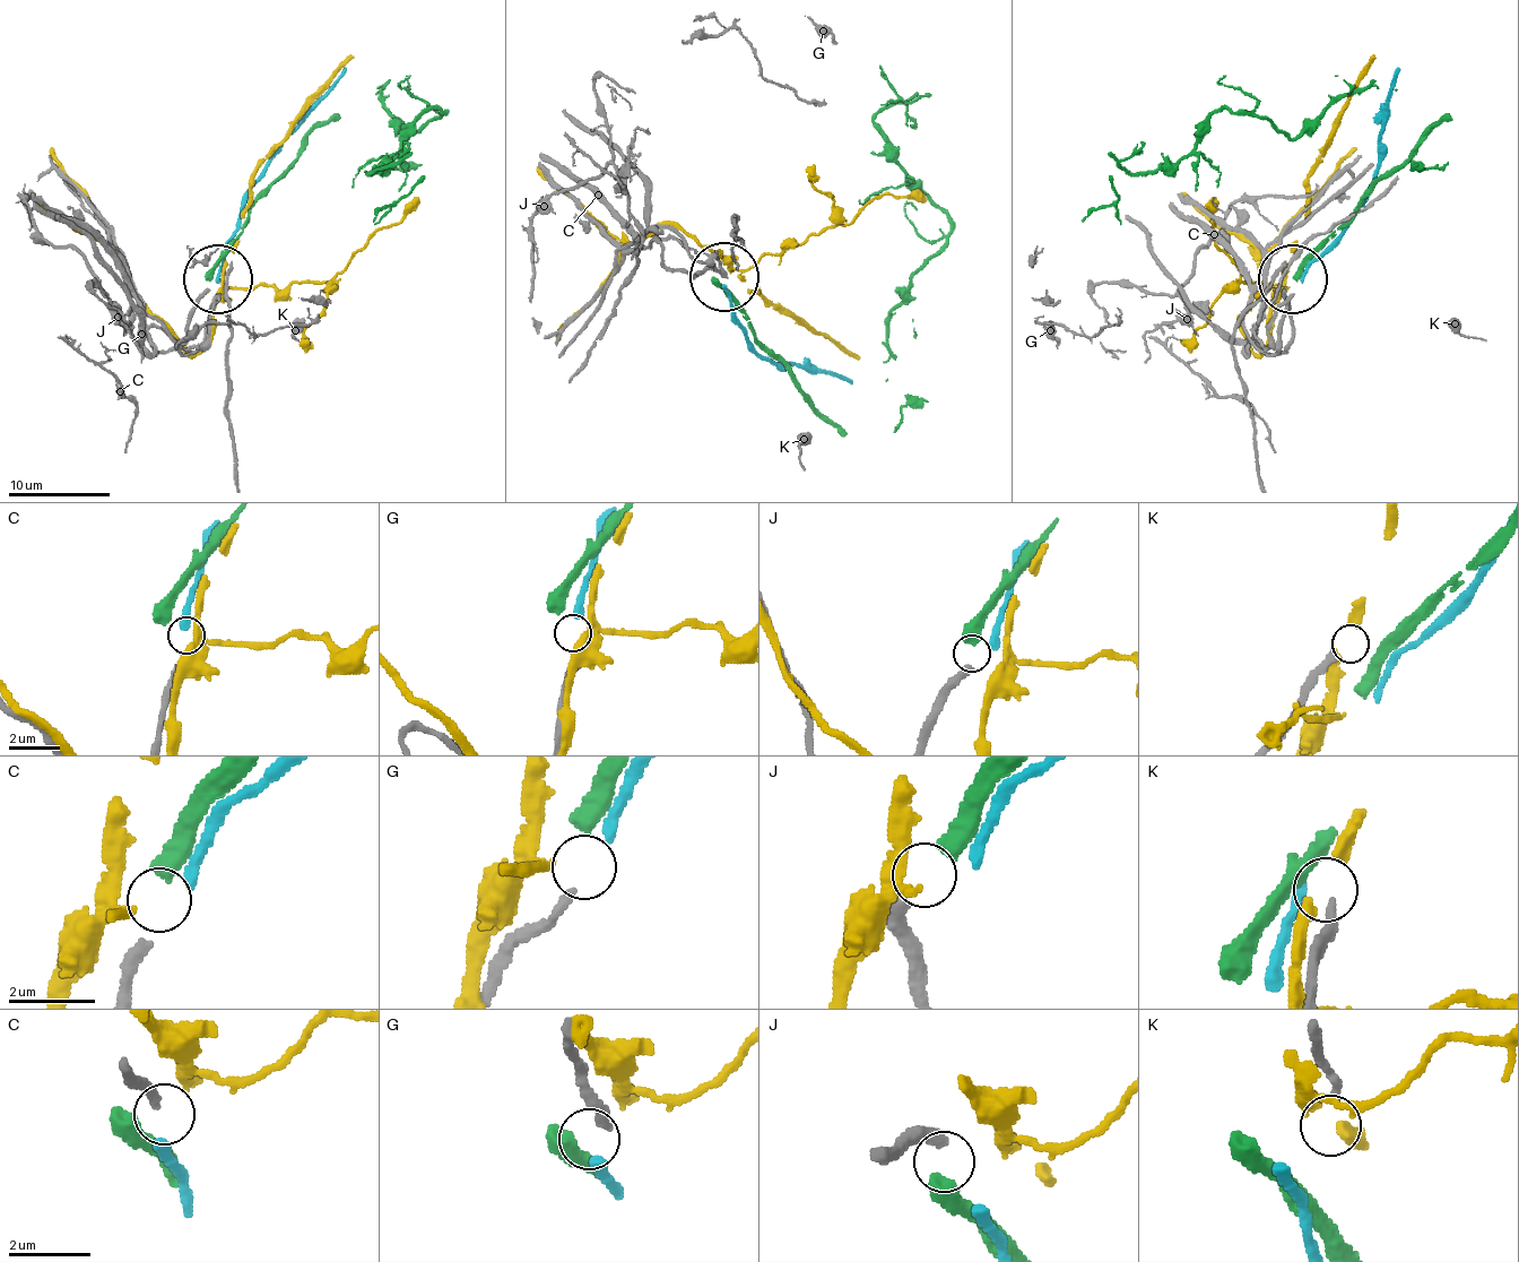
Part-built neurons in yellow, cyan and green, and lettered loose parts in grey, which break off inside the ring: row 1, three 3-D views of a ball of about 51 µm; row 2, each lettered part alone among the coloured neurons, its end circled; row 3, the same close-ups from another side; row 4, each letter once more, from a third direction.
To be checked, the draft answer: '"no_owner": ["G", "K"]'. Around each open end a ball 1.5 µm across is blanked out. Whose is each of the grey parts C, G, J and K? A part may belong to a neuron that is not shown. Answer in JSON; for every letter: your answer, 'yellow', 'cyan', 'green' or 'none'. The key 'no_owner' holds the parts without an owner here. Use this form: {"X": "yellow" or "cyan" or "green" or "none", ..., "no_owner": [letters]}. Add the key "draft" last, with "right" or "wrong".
{"C": "cyan", "G": "none", "J": "green", "K": "none", "no_owner": ["G", "K"], "draft": "right"}

